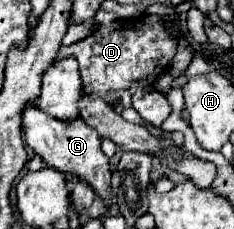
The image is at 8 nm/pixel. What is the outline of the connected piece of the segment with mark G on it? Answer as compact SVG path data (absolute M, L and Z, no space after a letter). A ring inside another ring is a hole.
M26 104L22 112L22 128L26 136L26 144L42 156L42 160L50 166L56 168L58 172L72 172L94 188L98 196L102 196L104 204L110 206L110 166L108 158L100 150L100 138L94 128L90 128L82 118L74 120L58 120L46 114L40 106L36 104Z

